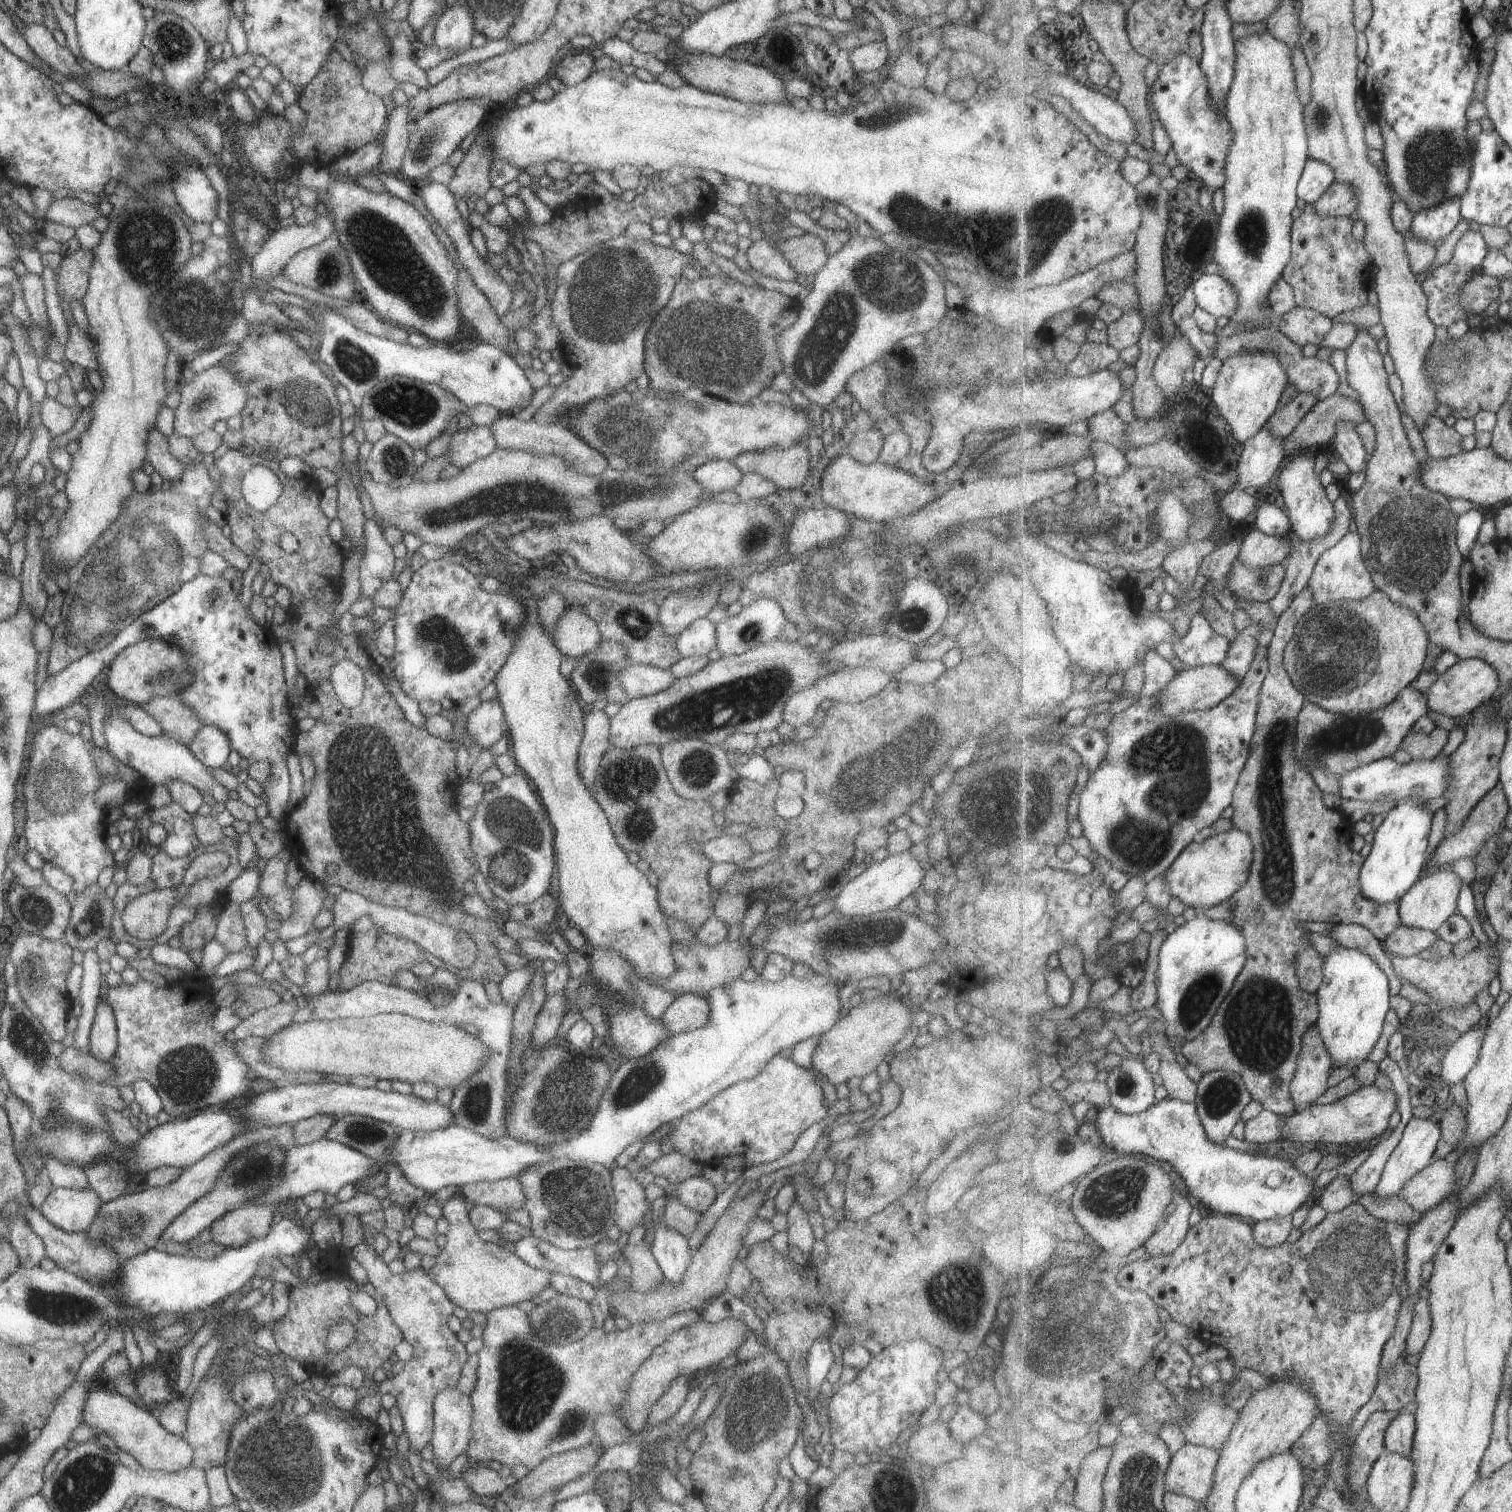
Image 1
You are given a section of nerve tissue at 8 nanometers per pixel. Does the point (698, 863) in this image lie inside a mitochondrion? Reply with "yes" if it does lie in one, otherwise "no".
no

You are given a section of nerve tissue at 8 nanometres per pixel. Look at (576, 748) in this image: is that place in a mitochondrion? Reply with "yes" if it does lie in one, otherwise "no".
no

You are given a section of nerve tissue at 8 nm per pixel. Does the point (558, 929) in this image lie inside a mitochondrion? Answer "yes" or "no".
no

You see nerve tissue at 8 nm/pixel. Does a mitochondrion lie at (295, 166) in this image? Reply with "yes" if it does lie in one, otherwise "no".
no

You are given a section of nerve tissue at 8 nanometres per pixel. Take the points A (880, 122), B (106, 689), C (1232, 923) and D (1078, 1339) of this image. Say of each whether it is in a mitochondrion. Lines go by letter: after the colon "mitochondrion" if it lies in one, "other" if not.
A: mitochondrion
B: other
C: other
D: mitochondrion

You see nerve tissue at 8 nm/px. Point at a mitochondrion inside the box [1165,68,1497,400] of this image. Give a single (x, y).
(1430, 159)

